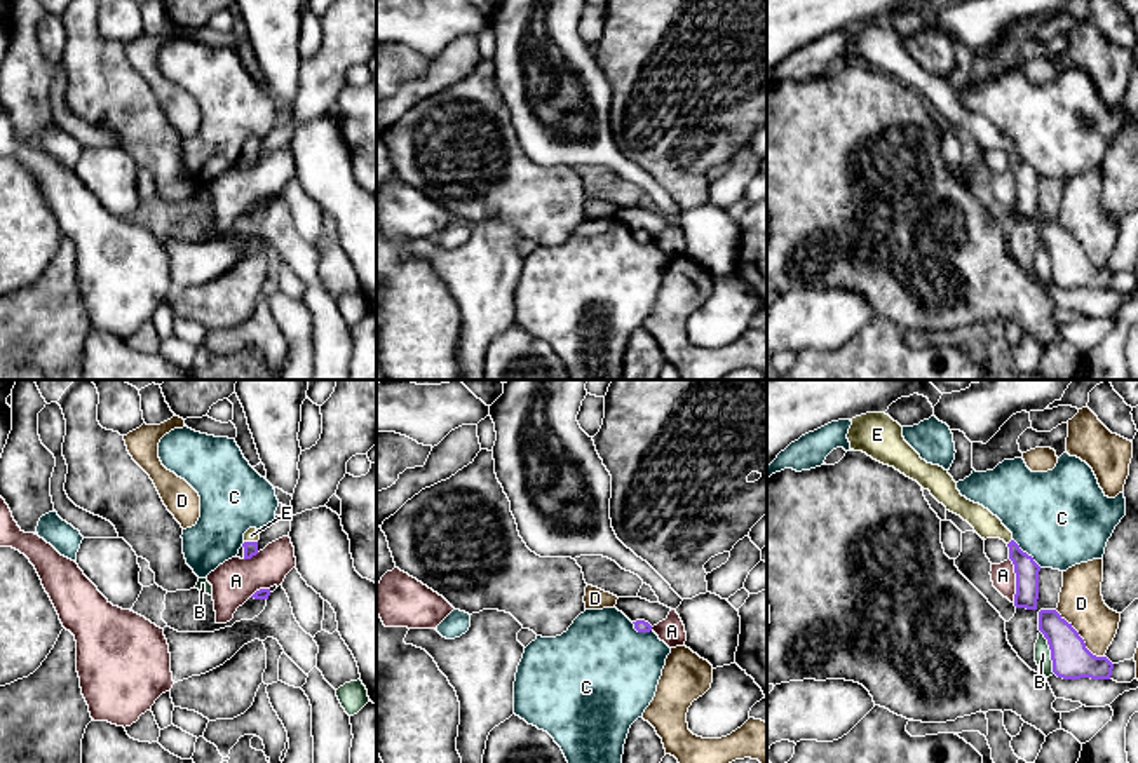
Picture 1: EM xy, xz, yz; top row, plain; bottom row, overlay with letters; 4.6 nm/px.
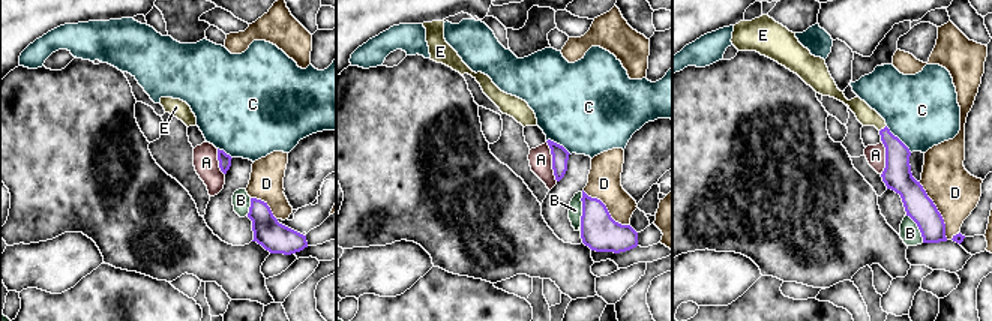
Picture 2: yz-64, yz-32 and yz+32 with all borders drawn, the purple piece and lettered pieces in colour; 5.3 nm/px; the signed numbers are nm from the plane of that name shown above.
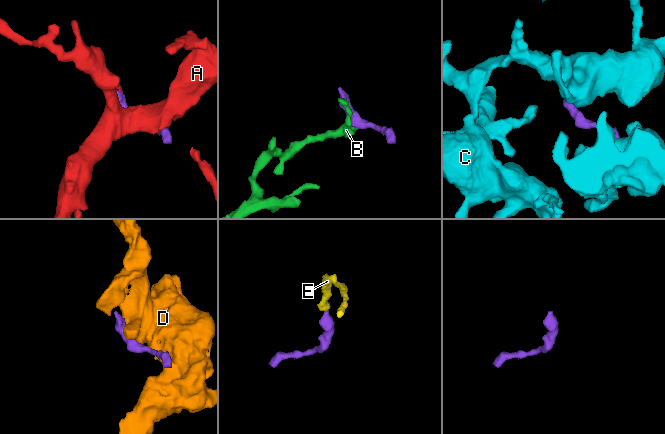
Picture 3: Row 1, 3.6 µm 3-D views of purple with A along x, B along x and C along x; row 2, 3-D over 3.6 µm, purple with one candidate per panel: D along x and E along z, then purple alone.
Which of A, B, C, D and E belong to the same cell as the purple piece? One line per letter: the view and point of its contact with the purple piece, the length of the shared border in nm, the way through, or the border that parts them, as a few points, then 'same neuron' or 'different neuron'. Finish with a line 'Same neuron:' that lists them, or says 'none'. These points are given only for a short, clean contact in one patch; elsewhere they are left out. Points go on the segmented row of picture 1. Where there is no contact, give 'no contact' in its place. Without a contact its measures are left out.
A: meets purple in yz at (1016, 580); contact 200 nm long; different neuron
B: meets purple in yz at (1051, 652); contact 220 nm long; border along yz (1041, 631), (1055, 673); different neuron
C: meets purple in yz at (1025, 553); contact 190 nm long; different neuron
D: meets purple in yz at (1081, 638); contact 320 nm long; different neuron
E: meets purple in xy at (251, 542); contact 60 nm long; runs through xy (250, 547), (251, 542), (251, 535); same neuron
Same neuron: E

